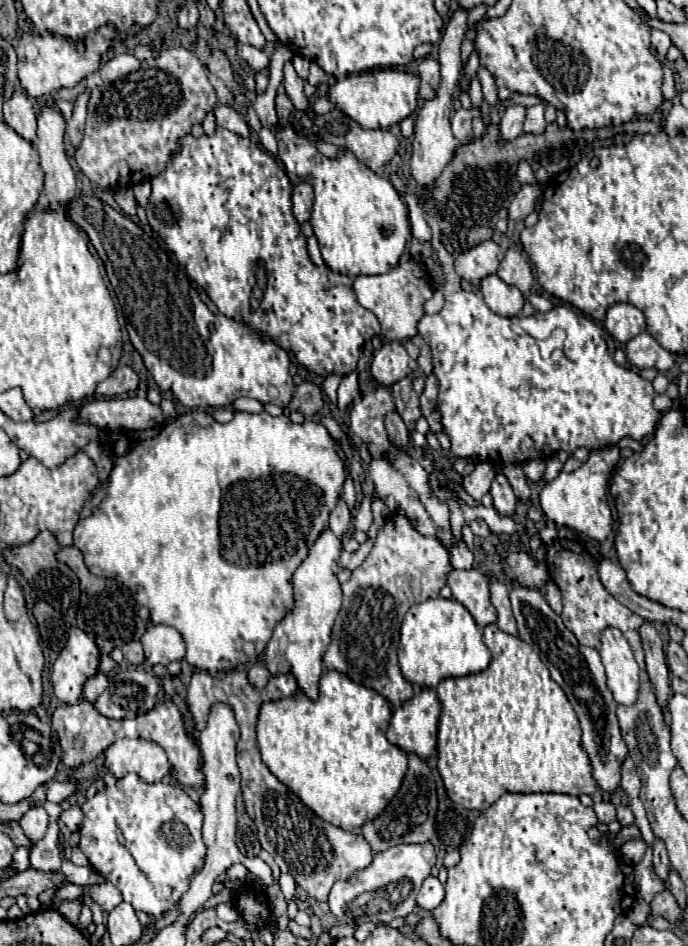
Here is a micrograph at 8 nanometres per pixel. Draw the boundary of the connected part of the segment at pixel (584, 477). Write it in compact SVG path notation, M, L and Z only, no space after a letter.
M616 445L596 449L590 453L590 459L572 473L560 473L554 481L546 483L540 491L540 507L548 519L552 519L558 525L566 525L570 529L576 529L580 533L586 533L588 537L596 541L608 539L612 533L612 511L608 505L608 481L610 473L596 471L596 465L616 465L620 459L620 449Z

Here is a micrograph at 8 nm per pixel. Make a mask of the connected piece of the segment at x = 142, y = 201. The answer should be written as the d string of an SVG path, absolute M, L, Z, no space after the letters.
M144 181L144 183L138 183L138 185L134 187L134 197L136 197L138 205L146 207L146 203L148 203L148 197L150 197L150 183L148 183L148 181Z

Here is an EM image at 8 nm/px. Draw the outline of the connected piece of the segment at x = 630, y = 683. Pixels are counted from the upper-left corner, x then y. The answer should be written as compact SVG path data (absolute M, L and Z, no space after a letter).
M606 627L600 635L600 657L606 667L608 689L612 691L616 703L632 705L638 695L638 665L634 661L632 649L620 629Z

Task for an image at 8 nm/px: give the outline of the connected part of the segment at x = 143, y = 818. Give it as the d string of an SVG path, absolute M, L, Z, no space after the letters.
M126 773L112 787L96 791L92 799L82 805L84 821L80 827L78 847L88 857L90 865L98 869L112 885L116 885L126 903L136 911L160 917L174 909L180 895L188 889L188 883L196 871L204 865L206 845L202 841L202 811L196 801L192 801L186 791L172 785L170 781L146 783L136 773Z

